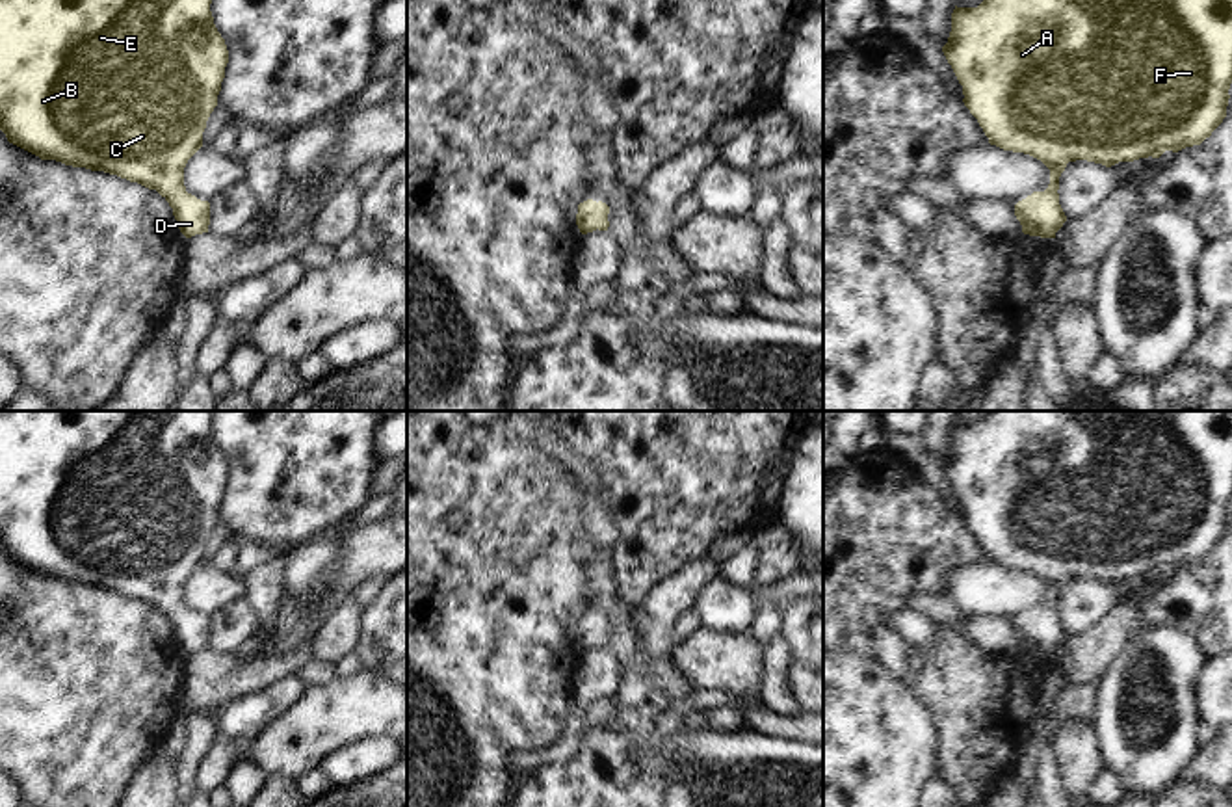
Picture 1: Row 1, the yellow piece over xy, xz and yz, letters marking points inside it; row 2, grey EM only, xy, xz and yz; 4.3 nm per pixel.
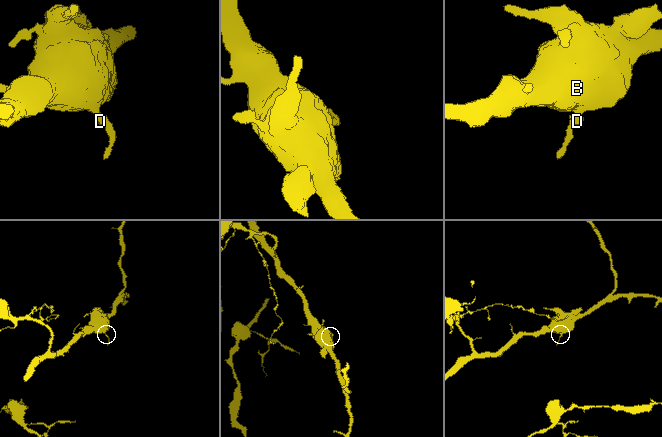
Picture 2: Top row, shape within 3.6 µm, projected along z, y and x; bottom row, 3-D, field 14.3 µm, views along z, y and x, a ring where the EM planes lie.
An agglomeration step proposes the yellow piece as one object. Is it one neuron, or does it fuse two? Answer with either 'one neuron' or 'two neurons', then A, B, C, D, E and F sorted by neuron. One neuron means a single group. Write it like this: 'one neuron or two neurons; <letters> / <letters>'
one neuron; A B C D E F

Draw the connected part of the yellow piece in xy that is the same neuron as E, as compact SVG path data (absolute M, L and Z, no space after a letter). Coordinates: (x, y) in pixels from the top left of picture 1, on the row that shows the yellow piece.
M0 0L0 130L7 141L39 156L72 167L104 171L149 190L156 190L173 208L173 216L186 238L208 232L210 203L186 192L184 167L203 147L203 132L225 78L229 50L214 24L212 0Z

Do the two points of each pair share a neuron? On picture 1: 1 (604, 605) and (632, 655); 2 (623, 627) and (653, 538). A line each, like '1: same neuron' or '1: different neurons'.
1: same neuron
2: different neurons

